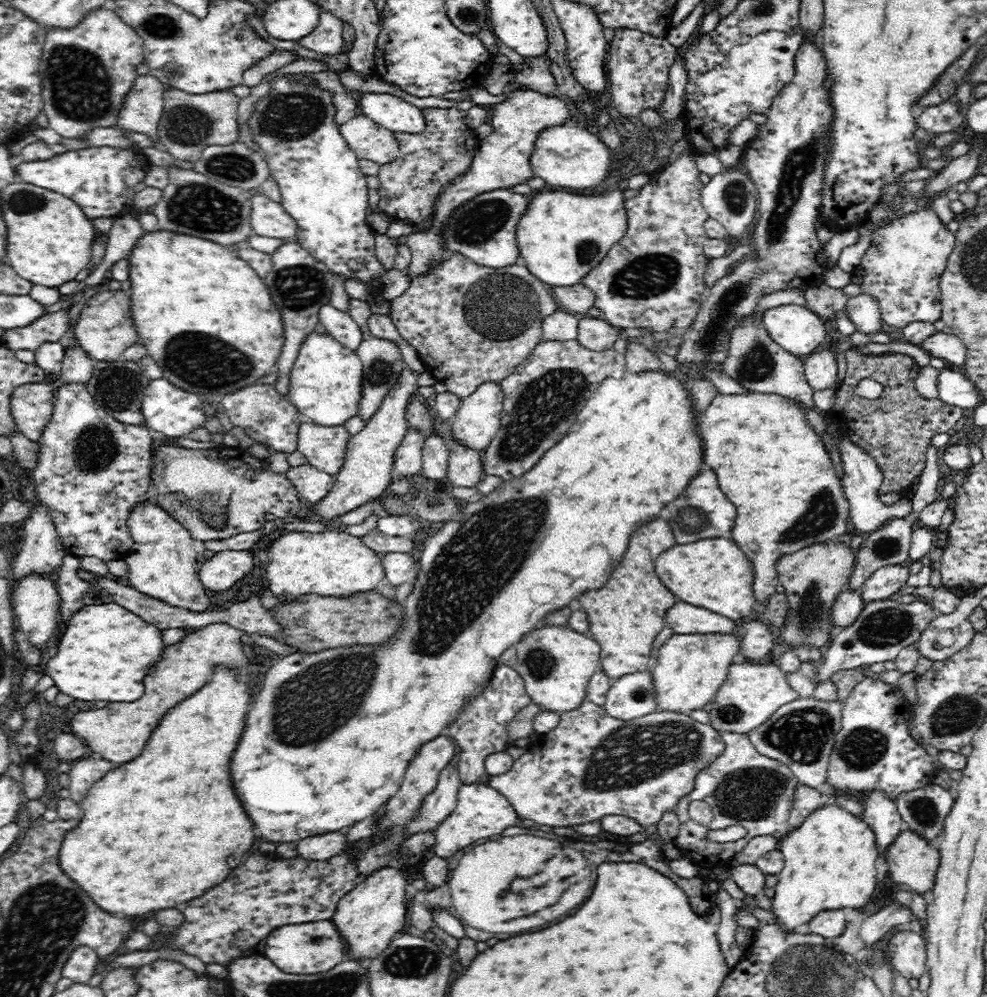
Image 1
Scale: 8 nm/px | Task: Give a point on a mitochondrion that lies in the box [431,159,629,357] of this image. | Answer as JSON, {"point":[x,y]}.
{"point":[507,305]}

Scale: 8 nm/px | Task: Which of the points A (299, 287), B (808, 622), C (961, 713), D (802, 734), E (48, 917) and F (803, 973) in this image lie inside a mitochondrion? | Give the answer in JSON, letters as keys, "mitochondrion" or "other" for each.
{"A":"mitochondrion","B":"mitochondrion","C":"mitochondrion","D":"mitochondrion","E":"mitochondrion","F":"mitochondrion"}

